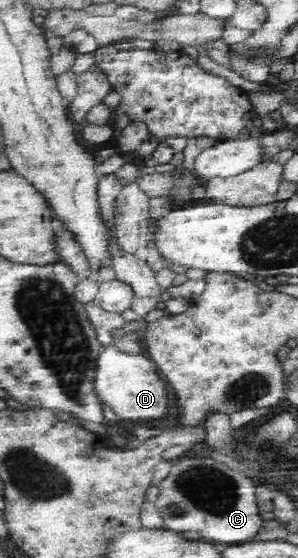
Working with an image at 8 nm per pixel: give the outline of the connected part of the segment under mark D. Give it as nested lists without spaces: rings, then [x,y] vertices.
[[[104,346],[96,357],[93,389],[100,402],[110,406],[121,420],[162,420],[170,413],[168,384],[159,378],[156,365],[150,357],[141,354],[126,354],[112,346]]]

